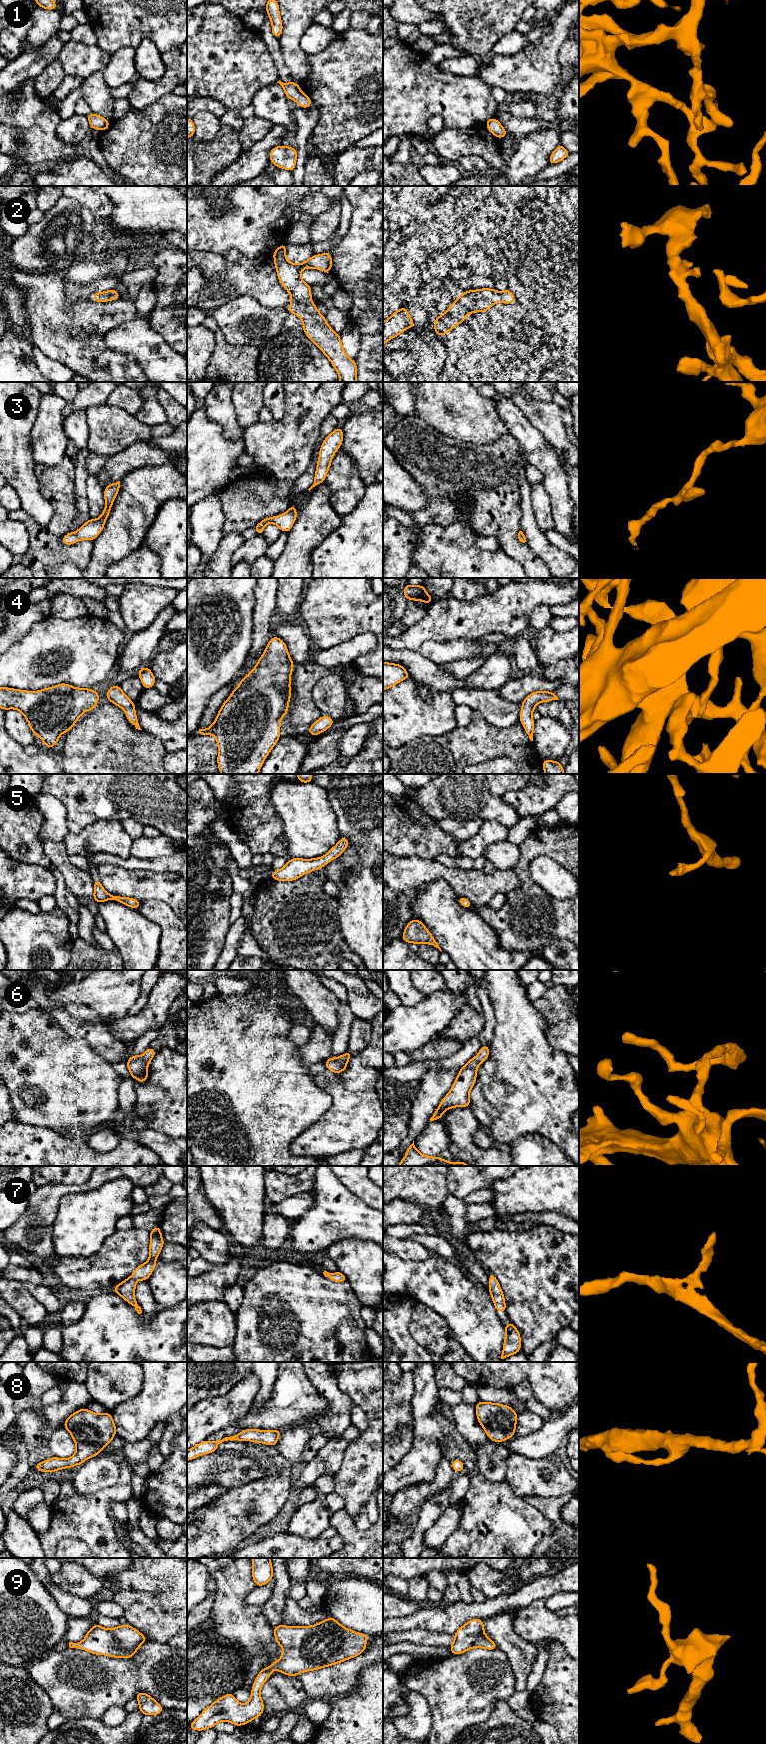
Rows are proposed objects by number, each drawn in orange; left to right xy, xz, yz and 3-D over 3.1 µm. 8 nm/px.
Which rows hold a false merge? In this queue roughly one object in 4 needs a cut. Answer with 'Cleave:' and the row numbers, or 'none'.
Cleave: none

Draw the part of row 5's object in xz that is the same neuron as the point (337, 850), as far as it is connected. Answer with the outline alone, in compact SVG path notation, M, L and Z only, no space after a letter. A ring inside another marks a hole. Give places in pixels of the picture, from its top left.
M340 838L338 843L330 851L318 858L301 859L291 858L281 869L271 872L271 878L277 881L293 881L299 877L317 869L323 868L330 861L342 855L349 845L348 838Z

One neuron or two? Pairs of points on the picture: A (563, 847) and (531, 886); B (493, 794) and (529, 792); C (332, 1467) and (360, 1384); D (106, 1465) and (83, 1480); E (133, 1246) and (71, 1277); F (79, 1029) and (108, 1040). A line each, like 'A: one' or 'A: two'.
A: one
B: two
C: two
D: one
E: one
F: one

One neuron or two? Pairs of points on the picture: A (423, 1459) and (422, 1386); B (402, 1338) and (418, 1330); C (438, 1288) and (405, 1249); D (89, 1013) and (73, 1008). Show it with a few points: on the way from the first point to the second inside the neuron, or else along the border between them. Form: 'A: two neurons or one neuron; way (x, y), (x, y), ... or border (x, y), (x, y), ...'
A: one neuron; way (424, 1441), (424, 1404)
B: two neurons; border (411, 1311), (409, 1333), (427, 1350)
C: two neurons; border (393, 1253), (410, 1260), (424, 1260), (430, 1255)
D: one neuron; way (85, 1013), (77, 1009)

